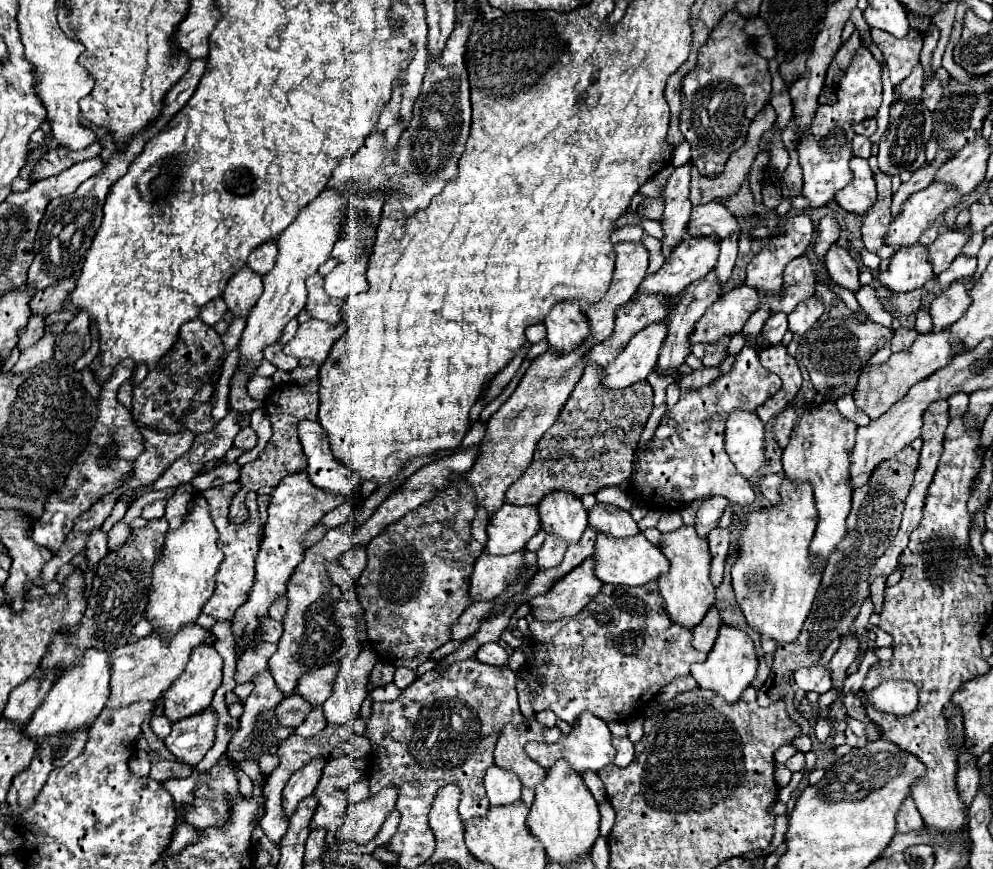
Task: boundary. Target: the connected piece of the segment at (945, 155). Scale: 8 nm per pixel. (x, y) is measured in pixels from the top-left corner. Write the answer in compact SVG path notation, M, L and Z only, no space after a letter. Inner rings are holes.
M938 148L938 152L936 152L936 156L934 156L932 162L922 164L916 172L912 172L912 176L910 176L908 182L902 182L900 190L898 190L898 192L894 194L894 198L892 198L892 216L900 214L900 206L908 200L910 194L914 194L914 192L918 192L918 190L922 190L922 188L928 188L928 186L932 184L936 170L938 170L944 162L948 162L950 156L952 156L950 150L940 150L940 148Z

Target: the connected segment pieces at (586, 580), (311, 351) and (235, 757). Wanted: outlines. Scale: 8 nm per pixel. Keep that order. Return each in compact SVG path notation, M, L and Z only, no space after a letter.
M592 556L574 568L564 580L556 582L544 596L530 600L536 620L554 622L578 614L602 588L602 582L592 574Z
M310 318L308 322L300 324L296 336L284 346L284 352L296 358L310 358L312 362L322 366L332 350L332 344L336 344L338 338L344 336L344 330L344 324L328 324Z
M264 670L262 674L258 674L254 678L254 690L244 700L244 714L240 716L240 728L232 736L228 750L226 750L226 754L232 754L232 762L236 762L236 764L240 764L244 760L258 762L264 752L270 752L270 748L278 744L278 738L274 734L280 728L280 724L276 722L276 706L282 702L282 698L284 698L284 694L276 688L276 682L268 670Z

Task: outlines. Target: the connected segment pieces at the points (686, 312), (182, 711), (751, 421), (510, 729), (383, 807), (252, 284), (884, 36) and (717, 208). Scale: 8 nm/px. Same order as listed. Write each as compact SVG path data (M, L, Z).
M708 272L702 280L690 284L684 292L682 292L682 300L680 306L676 306L676 312L672 314L672 322L670 322L670 328L668 328L668 338L660 350L660 358L658 358L658 364L656 364L656 374L658 376L678 376L678 366L684 364L686 356L690 354L690 336L696 328L696 322L704 316L704 312L718 300L720 296L720 284L716 280L716 274L714 272Z
M202 642L200 646L196 646L196 650L192 650L192 654L190 654L190 662L186 664L182 676L164 694L164 714L166 714L166 718L170 722L178 722L186 716L198 714L204 708L208 708L216 688L222 684L222 668L224 668L224 660L214 650L212 642Z
M734 410L726 422L726 452L736 470L750 482L758 480L760 468L766 464L764 424L754 412Z
M524 720L518 726L508 724L502 728L500 738L496 742L496 750L494 750L496 766L514 772L520 778L522 786L536 788L542 782L542 778L546 778L546 770L542 766L536 766L536 762L532 762L526 756L524 744L528 742L552 744L560 736L562 732L558 728L538 726L536 720Z
M384 788L380 790L380 794L370 796L356 806L350 806L344 824L336 834L338 844L366 844L374 840L384 820L392 814L396 806L396 796L396 788Z
M244 266L244 270L240 270L230 278L224 290L224 300L228 304L228 310L236 318L248 318L248 312L258 302L260 294L262 294L262 278L256 272L248 270L248 266Z
M872 28L870 36L872 36L872 42L876 42L876 46L884 54L884 60L890 68L892 84L898 86L918 64L918 56L922 50L922 34L916 30L910 30L906 38L896 39L887 32Z
M708 202L692 208L692 218L688 222L690 236L718 236L726 238L730 234L740 234L738 220L718 202Z

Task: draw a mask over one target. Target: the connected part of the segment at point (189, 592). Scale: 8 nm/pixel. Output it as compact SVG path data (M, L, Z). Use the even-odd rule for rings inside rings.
M196 496L196 506L186 516L184 524L166 534L162 556L152 570L152 590L148 592L148 606L144 618L150 620L154 634L168 640L176 636L186 624L194 624L202 612L202 606L214 592L214 576L222 562L222 552L216 546L218 530L210 518L208 504L202 496Z

